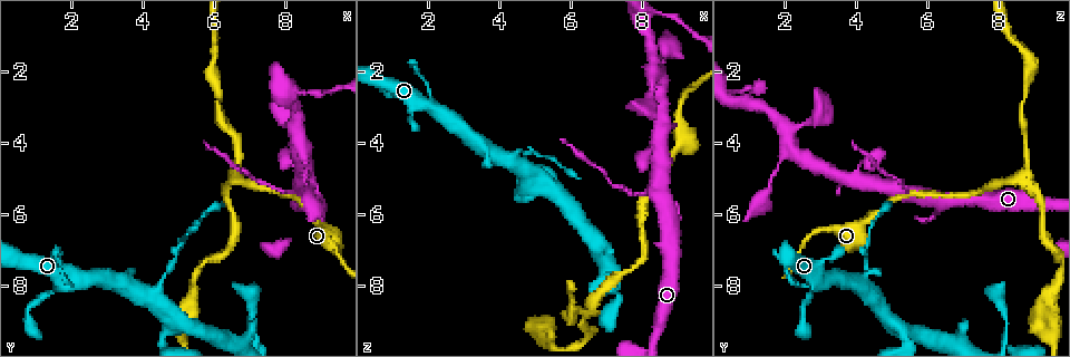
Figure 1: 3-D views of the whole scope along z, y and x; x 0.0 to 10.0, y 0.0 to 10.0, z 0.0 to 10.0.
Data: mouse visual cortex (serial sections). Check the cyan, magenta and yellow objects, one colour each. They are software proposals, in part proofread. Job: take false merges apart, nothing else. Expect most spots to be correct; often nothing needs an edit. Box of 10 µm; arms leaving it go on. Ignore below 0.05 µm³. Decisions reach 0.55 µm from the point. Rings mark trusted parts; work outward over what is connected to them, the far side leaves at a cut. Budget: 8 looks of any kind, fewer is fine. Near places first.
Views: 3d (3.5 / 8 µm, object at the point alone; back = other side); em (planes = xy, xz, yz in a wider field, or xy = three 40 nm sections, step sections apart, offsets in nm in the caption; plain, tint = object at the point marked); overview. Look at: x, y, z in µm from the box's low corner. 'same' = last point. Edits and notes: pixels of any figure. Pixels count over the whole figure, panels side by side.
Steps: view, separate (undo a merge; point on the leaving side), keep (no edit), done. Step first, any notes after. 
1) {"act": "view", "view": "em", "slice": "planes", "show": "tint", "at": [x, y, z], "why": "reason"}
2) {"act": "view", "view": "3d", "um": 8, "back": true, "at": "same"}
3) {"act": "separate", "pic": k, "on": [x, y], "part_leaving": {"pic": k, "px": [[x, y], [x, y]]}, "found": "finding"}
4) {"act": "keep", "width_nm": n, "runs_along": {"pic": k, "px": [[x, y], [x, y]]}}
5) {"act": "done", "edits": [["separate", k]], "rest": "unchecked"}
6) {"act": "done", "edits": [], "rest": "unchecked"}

{"act": "view", "view": "3d", "um": 3.5, "at": [8.50, 5.40, 5.30], "why": "three arms meet"}

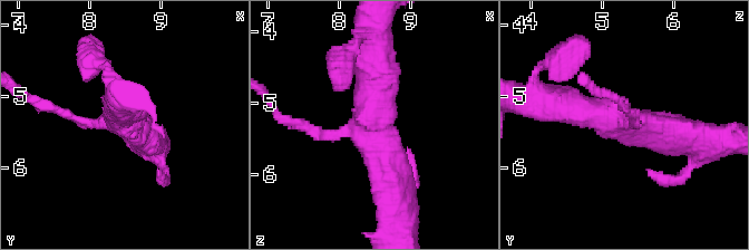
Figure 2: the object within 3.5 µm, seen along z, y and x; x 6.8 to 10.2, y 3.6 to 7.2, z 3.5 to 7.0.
{"act": "view", "view": "em", "slice": "xy", "step": 2, "show": "tint", "at": [8.50, 5.35, 5.30]}

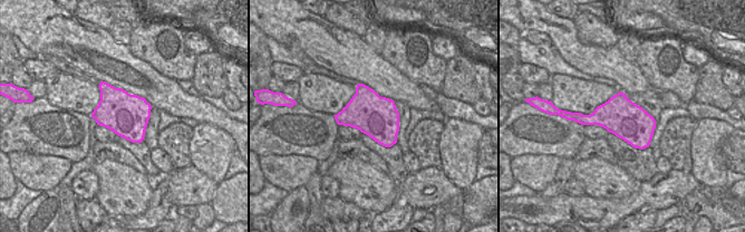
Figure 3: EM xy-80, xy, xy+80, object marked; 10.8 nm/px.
{"act": "separate", "pic": 2, "on": [304, 127], "arms": 3, "arm_widths_nm": [150, 450, 500], "part_leaving": {"pic": 2, "px": [[341, 133], [321, 136], [280, 116]]}, "found": "two cells meet here"}

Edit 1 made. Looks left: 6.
{"act": "view", "view": "3d", "um": 8, "at": [6.75, 5.05, 8.25], "why": "three arms meet"}

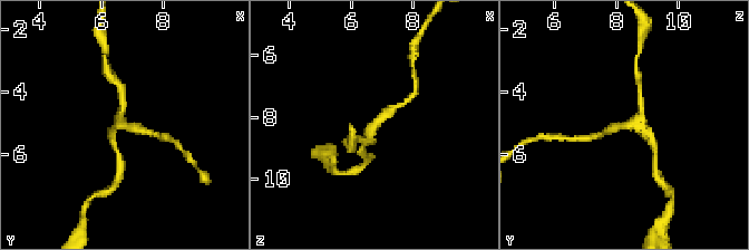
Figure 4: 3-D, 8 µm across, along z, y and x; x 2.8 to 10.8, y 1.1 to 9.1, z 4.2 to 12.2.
{"act": "view", "view": "em", "slice": "xy", "step": 5, "show": "tint", "at": "same", "arms": 3, "arm_widths_nm": [150, 200, 250], "why": "shape alone is not enough"}

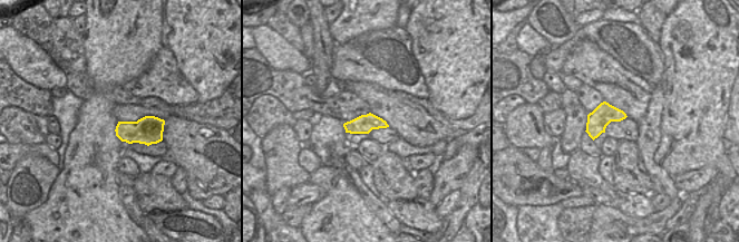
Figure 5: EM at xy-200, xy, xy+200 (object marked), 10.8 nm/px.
{"act": "keep", "runs_along": {"pic": 4, "px": [[398, 106], [367, 131], [362, 151]]}, "found": "continuous, no second cell"}

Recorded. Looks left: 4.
{"act": "view", "view": "3d", "um": 8, "at": [5.25, 8.80, 9.15], "why": "sudden change in width"}

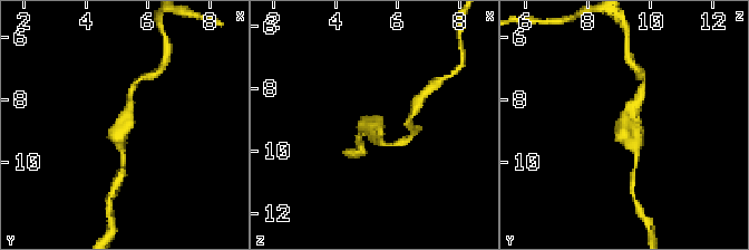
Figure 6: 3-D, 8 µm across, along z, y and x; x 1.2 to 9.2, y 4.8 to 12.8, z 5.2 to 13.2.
{"act": "view", "view": "3d", "um": 3.5, "at": "same"}

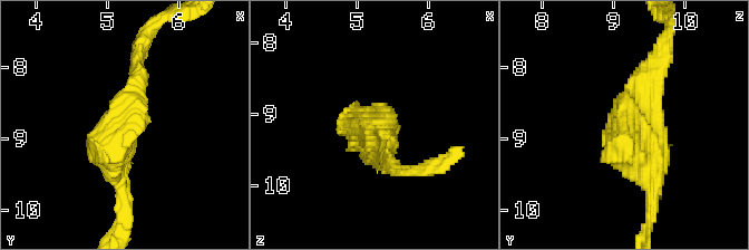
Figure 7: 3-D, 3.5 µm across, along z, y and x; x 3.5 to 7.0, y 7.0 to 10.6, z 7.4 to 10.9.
{"act": "view", "view": "em", "slice": "planes", "show": "tint", "at": [5.25, 8.80, 9.20], "why": "shape alone is not enough"}

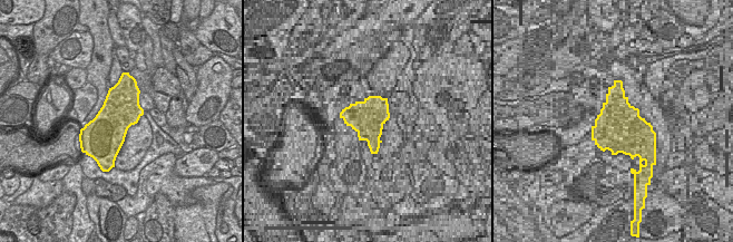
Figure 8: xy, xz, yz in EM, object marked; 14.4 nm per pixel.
{"act": "keep", "runs_along": {"pic": 7, "px": [[138, 57], [112, 145], [122, 183]]}, "found": "all the same cell"}

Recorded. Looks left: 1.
{"act": "done", "edits": [["separate", 2]], "rest": "unchecked"}

